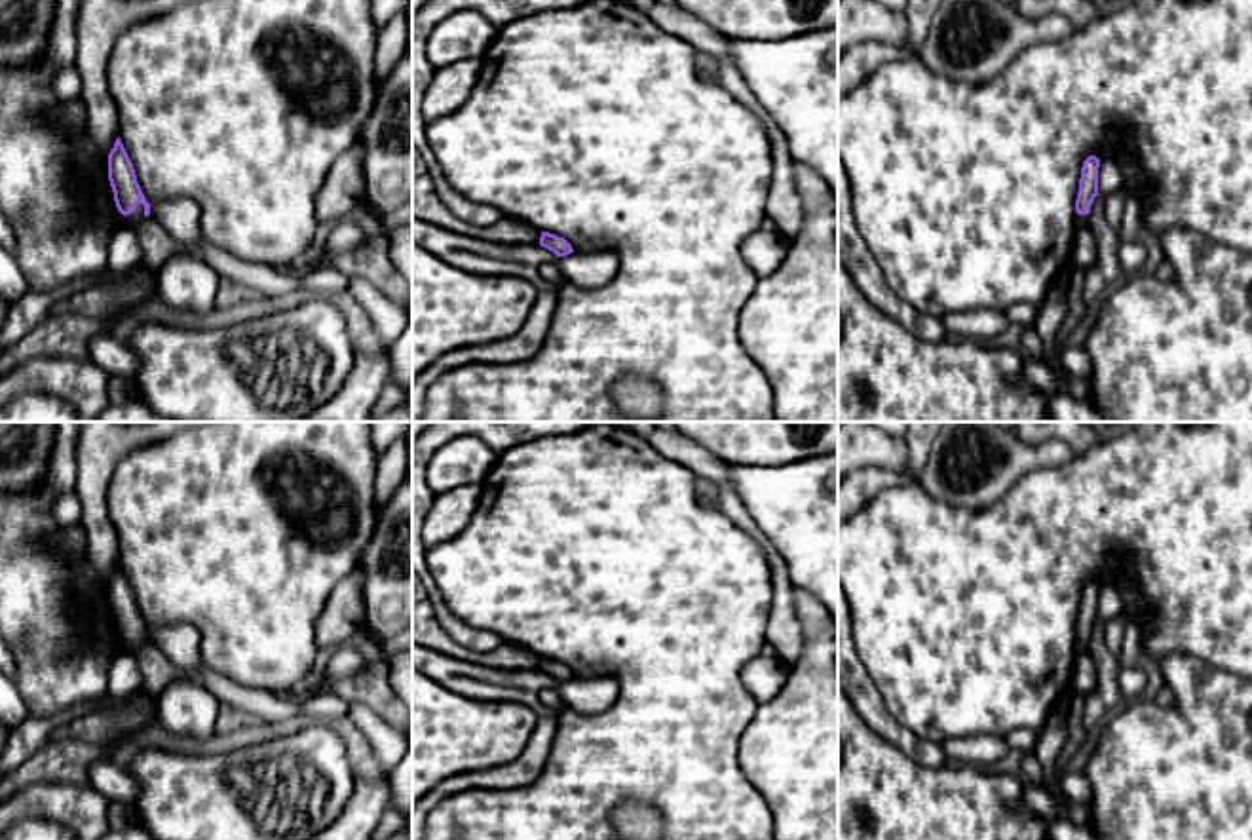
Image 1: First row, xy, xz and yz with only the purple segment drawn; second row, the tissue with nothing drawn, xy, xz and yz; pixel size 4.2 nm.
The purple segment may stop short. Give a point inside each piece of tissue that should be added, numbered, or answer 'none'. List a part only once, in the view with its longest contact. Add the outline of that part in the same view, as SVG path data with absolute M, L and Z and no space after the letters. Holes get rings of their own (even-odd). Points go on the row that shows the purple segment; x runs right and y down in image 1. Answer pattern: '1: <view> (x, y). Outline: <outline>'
none

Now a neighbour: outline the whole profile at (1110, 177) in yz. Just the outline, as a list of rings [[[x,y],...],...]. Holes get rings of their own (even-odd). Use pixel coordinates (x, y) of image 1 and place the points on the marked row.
[[[1106,158],[1098,167],[1098,194],[1106,200],[1111,192],[1125,188],[1117,158]]]

